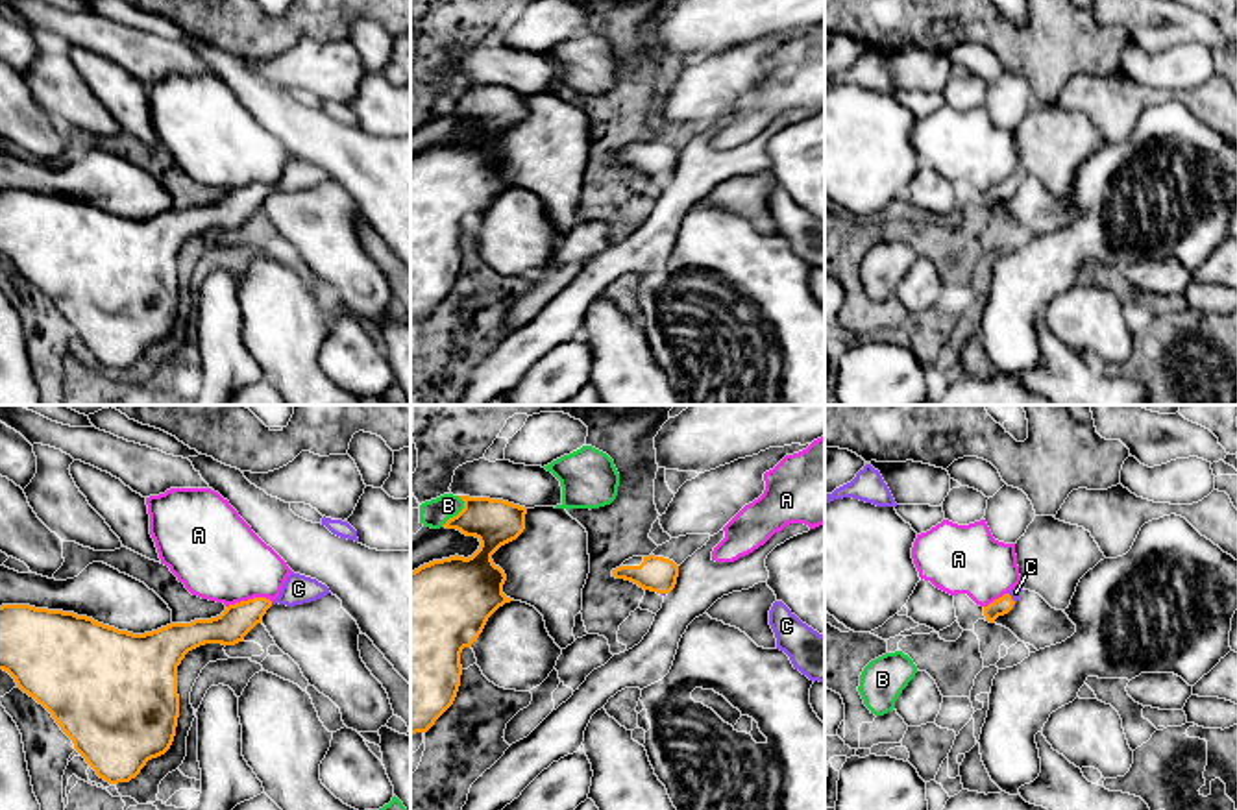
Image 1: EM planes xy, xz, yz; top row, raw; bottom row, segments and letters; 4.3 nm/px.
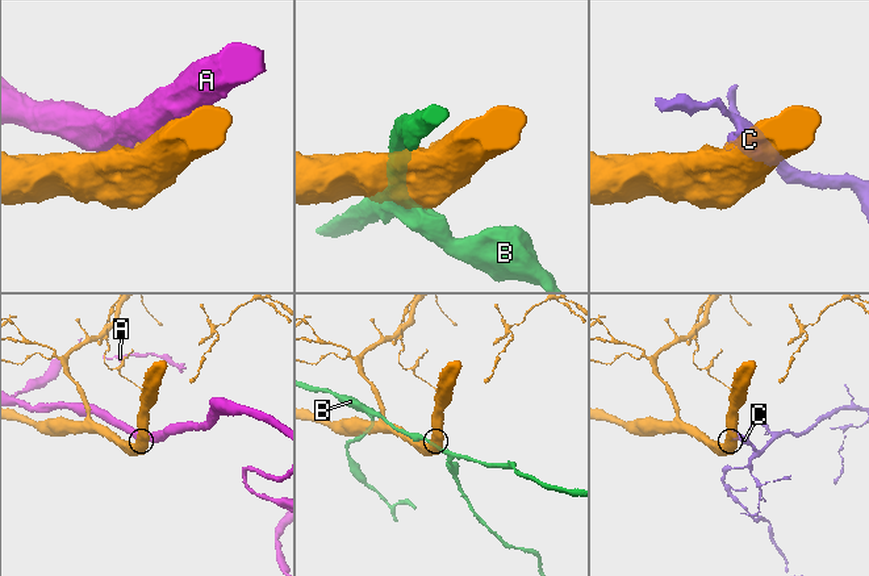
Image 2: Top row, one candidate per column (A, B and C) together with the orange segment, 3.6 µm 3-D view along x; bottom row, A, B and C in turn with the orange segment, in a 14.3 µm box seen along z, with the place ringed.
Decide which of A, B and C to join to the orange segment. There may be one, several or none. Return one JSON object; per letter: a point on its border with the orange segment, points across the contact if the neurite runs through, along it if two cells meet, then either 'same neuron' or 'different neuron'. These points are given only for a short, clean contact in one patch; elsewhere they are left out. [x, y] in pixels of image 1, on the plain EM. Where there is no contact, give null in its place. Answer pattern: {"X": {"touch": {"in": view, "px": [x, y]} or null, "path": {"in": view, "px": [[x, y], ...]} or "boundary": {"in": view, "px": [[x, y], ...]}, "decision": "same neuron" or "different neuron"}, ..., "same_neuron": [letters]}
{"A": {"touch": {"in": "xy", "px": [248, 185]}, "boundary": {"in": "xy", "px": [[270, 185], [248, 184], [226, 193]]}, "decision": "different neuron"}, "B": {"touch": {"in": "xz", "px": [459, 98]}, "boundary": {"in": "xz", "px": [[459, 82], [463, 93], [440, 111]]}, "decision": "different neuron"}, "C": {"touch": {"in": "yz", "px": [1012, 185]}, "path": {"in": "yz", "px": [[1003, 191], [1012, 185], [1016, 178]]}, "decision": "same neuron"}, "same_neuron": ["C"]}

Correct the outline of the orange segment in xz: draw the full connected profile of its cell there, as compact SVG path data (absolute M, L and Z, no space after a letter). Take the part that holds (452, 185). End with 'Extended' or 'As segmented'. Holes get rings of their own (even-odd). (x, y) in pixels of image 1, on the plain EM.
M459 81L464 94L442 113L475 122L479 135L464 142L433 146L410 157L410 320L427 318L453 290L460 272L460 239L483 218L488 203L514 185L503 179L505 157L492 141L525 115L527 94L490 83Z. As segmented

